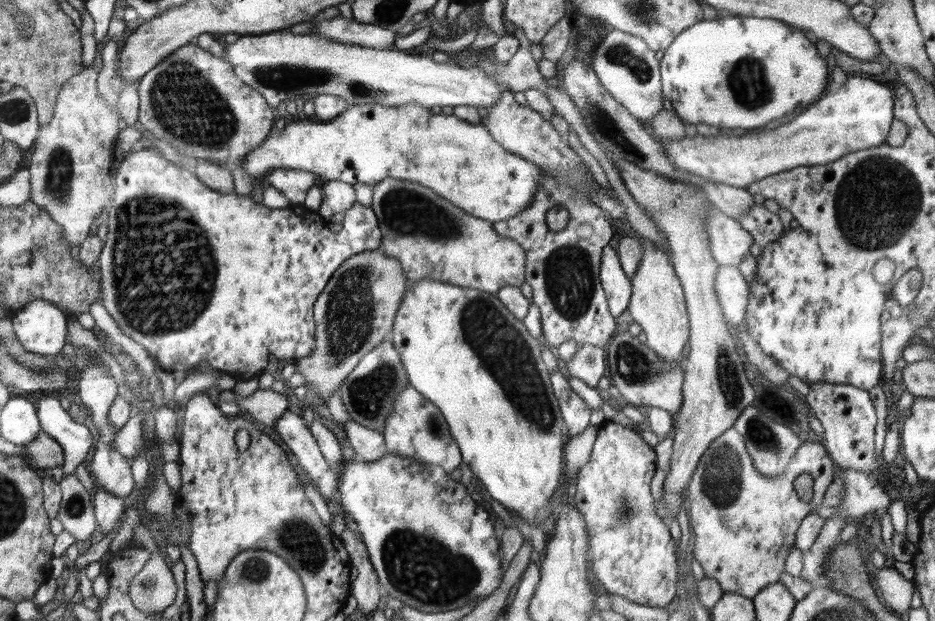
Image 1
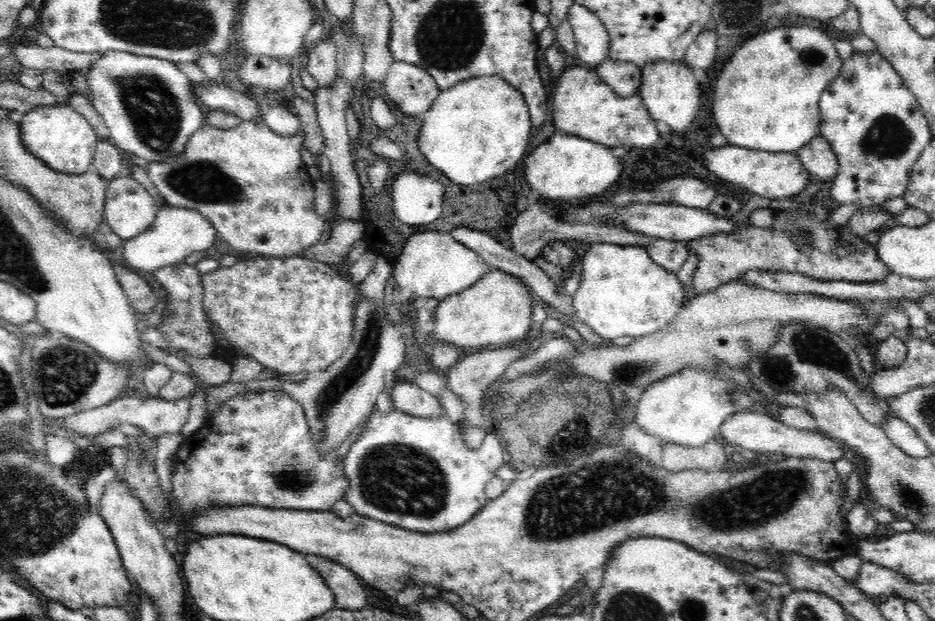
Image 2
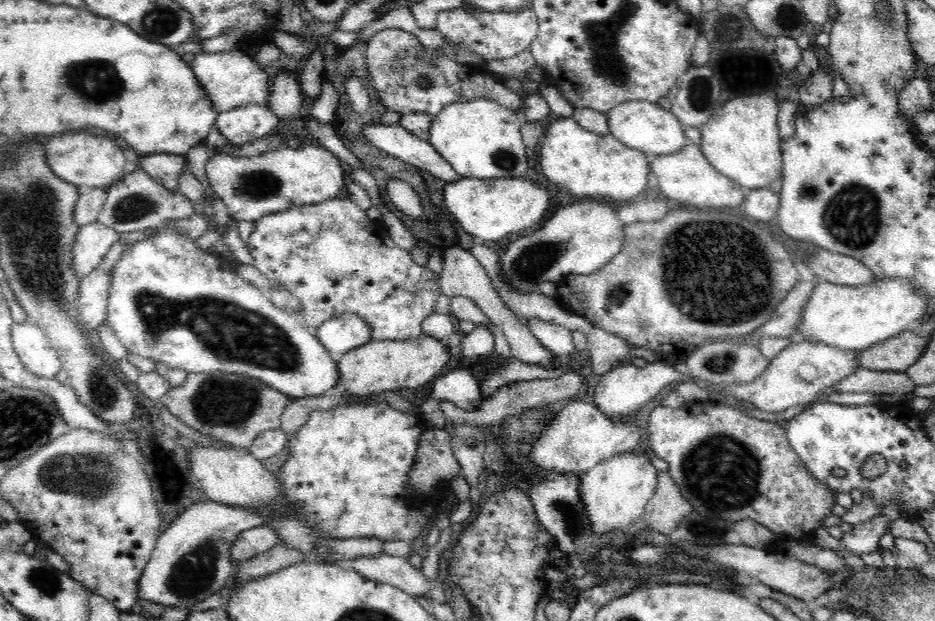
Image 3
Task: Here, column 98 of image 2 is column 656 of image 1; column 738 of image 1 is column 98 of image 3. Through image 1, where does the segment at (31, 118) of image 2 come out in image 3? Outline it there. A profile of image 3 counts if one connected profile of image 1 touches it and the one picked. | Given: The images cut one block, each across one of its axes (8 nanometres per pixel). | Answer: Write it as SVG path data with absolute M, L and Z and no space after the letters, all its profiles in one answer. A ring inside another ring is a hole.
M87 130L52 135L50 140L45 140L44 147L48 166L54 174L81 189L109 187L123 175L127 161L124 149L114 139L100 138Z

